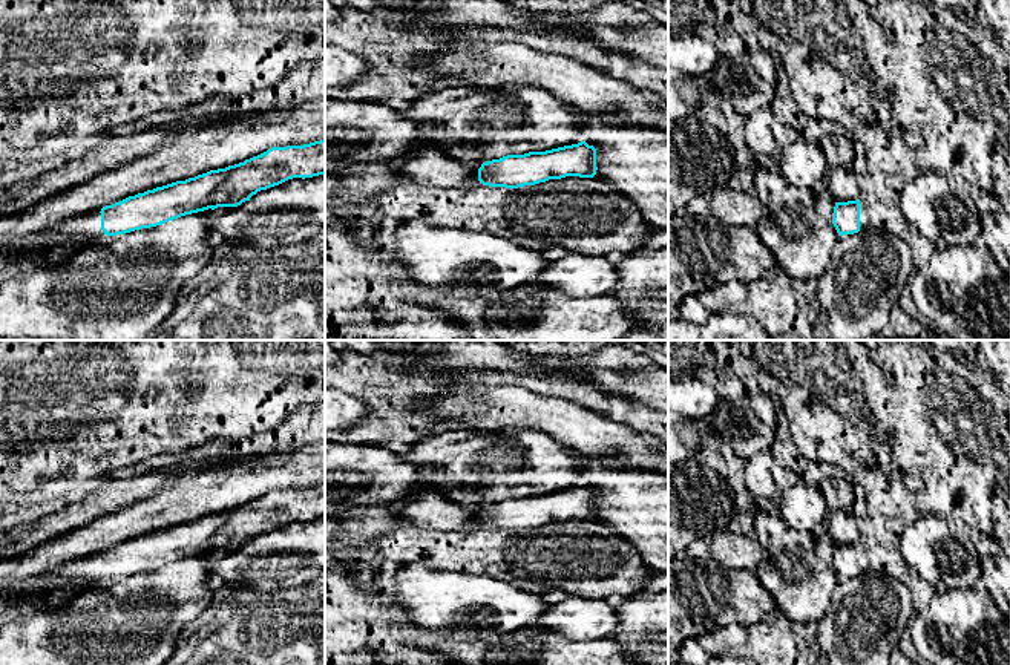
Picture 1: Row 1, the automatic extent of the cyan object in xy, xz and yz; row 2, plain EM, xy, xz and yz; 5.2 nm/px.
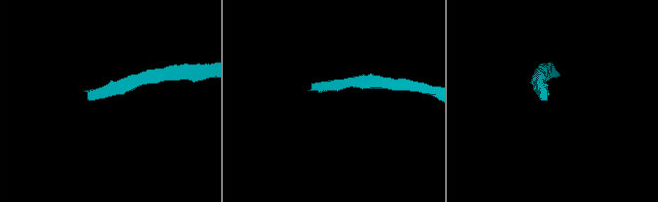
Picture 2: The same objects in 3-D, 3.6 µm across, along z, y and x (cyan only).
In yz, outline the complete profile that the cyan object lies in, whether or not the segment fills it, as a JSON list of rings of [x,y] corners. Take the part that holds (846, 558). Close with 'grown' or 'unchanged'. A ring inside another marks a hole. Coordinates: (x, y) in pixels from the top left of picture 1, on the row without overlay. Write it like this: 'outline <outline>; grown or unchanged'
outline [[[863,544],[835,545],[832,567],[838,576],[854,578],[871,570],[869,558]]]; grown

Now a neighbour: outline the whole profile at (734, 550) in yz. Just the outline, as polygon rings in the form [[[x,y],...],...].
[[[730,527],[728,532],[711,536],[710,556],[725,568],[754,570],[763,556],[763,549],[754,535],[743,535]]]

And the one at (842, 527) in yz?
[[[829,512],[821,526],[826,530],[835,545],[848,545],[860,542],[860,530],[854,515],[838,512]]]

